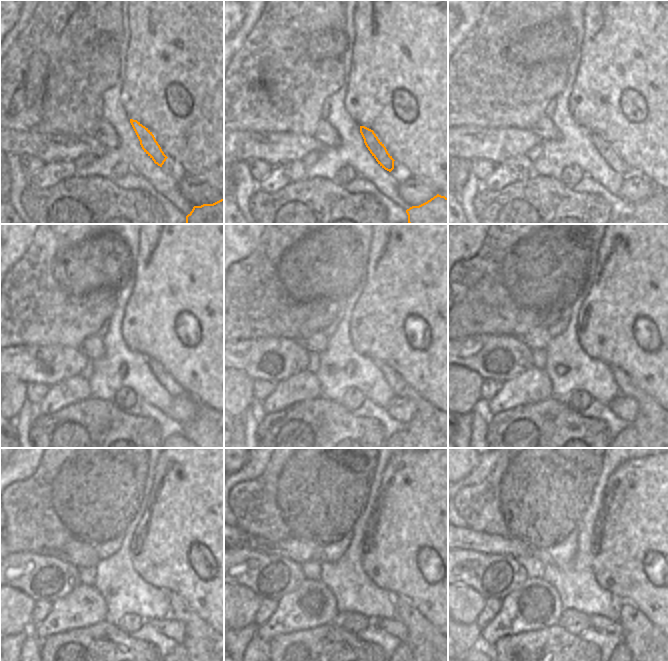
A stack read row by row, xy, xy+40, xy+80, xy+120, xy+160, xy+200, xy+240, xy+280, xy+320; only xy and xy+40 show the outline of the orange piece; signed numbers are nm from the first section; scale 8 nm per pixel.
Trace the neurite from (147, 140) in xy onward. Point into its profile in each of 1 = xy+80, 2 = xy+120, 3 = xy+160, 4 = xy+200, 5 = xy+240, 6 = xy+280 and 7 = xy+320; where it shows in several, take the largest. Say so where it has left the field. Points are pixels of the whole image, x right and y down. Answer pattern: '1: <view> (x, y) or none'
1: xy+80 (604, 148)
2: xy+120 (162, 375)
3: xy+160 (427, 427)
4: xy+200 (651, 423)
5: xy+240 (203, 643)
6: xy+280 (427, 644)
7: xy+320 (651, 650)

